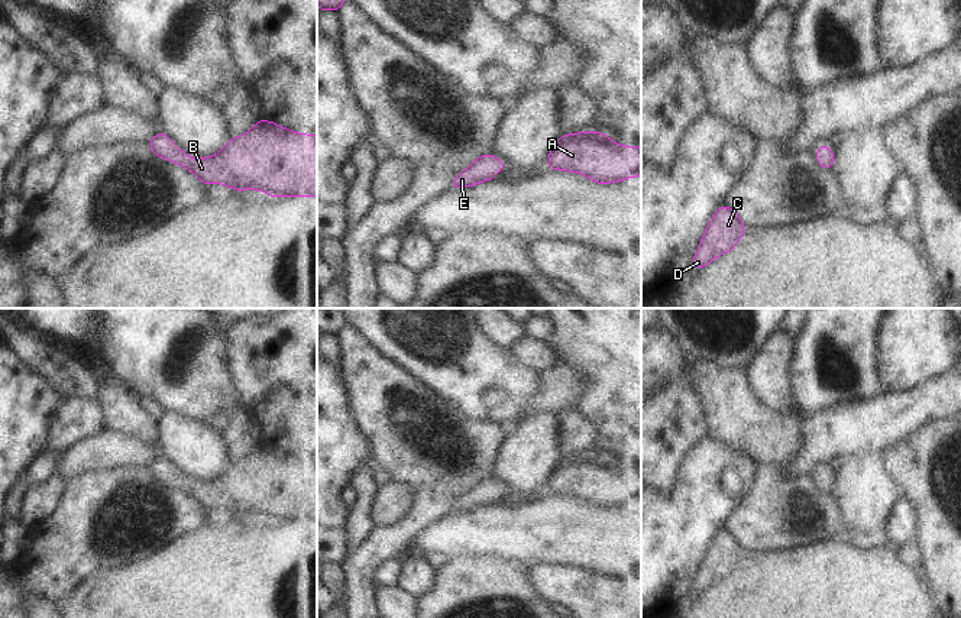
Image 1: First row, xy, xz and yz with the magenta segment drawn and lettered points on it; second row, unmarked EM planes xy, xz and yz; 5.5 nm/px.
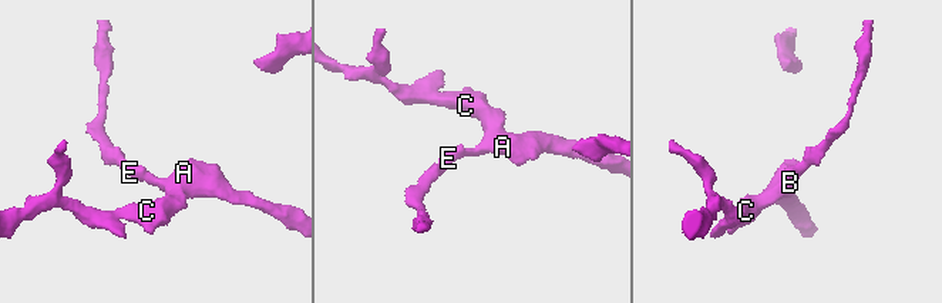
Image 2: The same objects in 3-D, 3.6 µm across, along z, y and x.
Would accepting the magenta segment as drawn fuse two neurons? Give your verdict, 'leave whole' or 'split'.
leave whole

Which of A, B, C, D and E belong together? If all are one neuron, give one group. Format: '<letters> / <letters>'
A B C D E

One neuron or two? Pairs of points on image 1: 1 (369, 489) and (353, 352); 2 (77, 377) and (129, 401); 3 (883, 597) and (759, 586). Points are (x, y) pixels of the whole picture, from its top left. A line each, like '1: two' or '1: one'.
1: two
2: two
3: one

